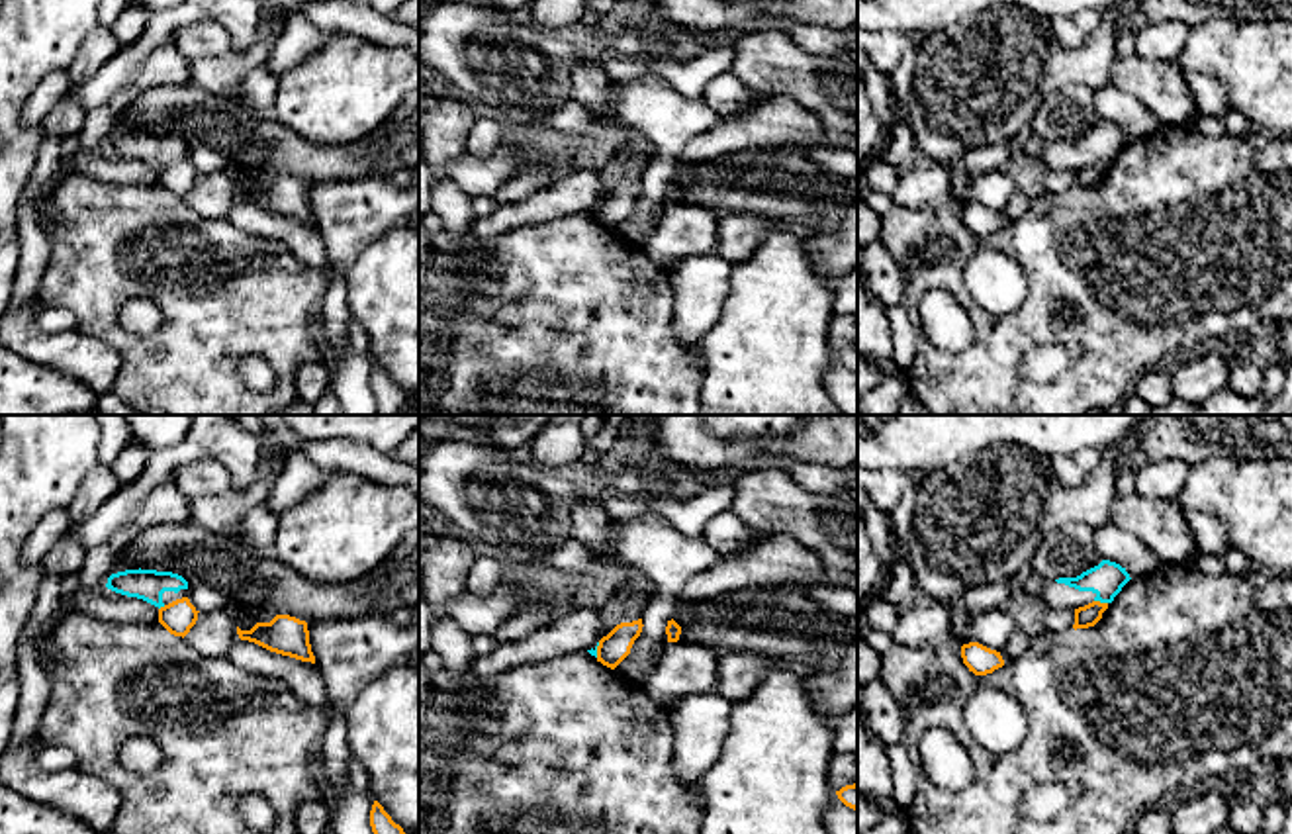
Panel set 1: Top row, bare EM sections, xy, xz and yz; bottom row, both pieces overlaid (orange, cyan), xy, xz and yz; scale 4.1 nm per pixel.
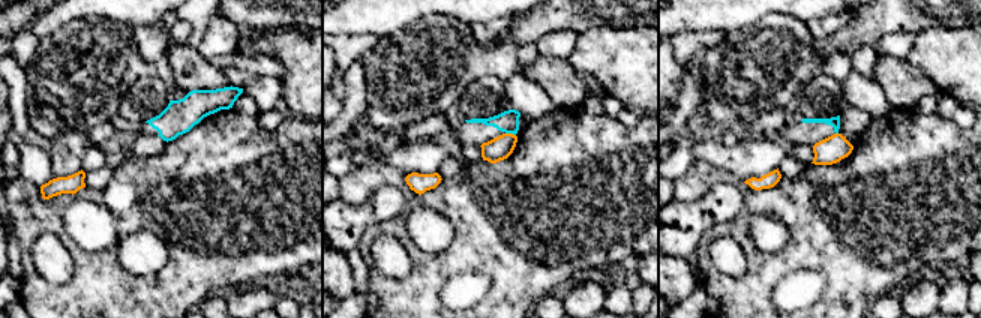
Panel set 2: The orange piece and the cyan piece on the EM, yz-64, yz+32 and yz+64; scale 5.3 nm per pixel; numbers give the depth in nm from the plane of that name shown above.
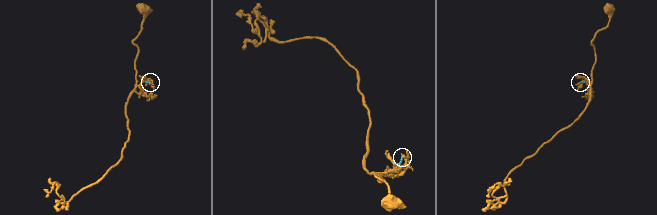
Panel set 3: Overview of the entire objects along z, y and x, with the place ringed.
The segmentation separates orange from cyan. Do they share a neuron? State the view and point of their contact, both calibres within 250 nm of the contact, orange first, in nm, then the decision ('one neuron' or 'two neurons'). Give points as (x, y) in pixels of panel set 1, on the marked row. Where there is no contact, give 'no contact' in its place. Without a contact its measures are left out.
meets orange in yz at (1099, 602); 90 nm thick on the orange side, 140 nm on the other; two neurons

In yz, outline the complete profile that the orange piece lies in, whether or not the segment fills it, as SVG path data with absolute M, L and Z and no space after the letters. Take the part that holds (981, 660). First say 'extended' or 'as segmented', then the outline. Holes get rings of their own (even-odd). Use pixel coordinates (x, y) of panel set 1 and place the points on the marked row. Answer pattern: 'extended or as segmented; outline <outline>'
as segmented; outline M979 642L963 644L961 658L975 675L987 675L1004 666L1000 652L991 650Z

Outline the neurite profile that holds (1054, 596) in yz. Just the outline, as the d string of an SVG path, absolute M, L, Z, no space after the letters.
M1102 560L1098 566L1077 578L1047 581L1038 599L1047 607L1047 611L1079 609L1092 601L1112 603L1130 579L1126 568Z

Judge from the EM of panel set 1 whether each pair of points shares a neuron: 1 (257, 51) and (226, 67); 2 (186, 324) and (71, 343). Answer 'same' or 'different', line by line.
1: same
2: different

